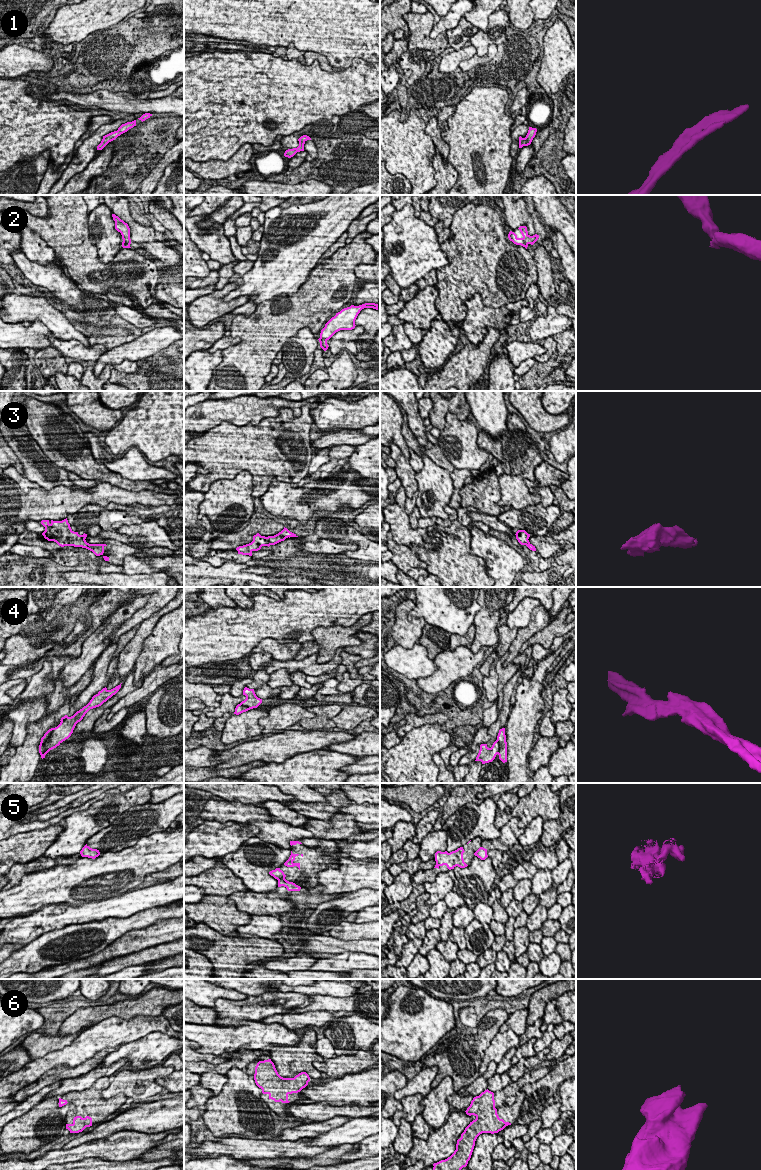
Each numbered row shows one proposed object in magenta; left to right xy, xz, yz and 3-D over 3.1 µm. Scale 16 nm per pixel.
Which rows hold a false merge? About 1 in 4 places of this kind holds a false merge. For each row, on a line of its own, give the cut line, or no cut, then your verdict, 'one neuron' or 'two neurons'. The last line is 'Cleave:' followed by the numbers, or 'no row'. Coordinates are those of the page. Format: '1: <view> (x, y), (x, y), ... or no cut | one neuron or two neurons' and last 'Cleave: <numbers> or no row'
1: no cut | one neuron
2: no cut | one neuron
3: no cut | one neuron
4: xy (54, 728), (50, 737), (44, 743), (45, 752) | two neurons
5: xz (284, 877), (277, 879) | two neurons
6: no cut | one neuron
Cleave: 4, 5

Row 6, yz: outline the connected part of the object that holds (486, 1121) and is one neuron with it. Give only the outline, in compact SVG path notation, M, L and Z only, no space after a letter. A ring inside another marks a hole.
M488 1089L476 1096L465 1111L467 1115L474 1115L475 1120L465 1128L461 1138L457 1140L456 1150L445 1160L433 1164L433 1170L461 1170L466 1167L471 1158L475 1141L482 1133L498 1133L511 1125L500 1119L495 1108L494 1093Z

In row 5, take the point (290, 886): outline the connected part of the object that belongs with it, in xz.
M285 878L277 879L278 887L284 886L288 891L300 891L301 887L293 882L287 881Z

